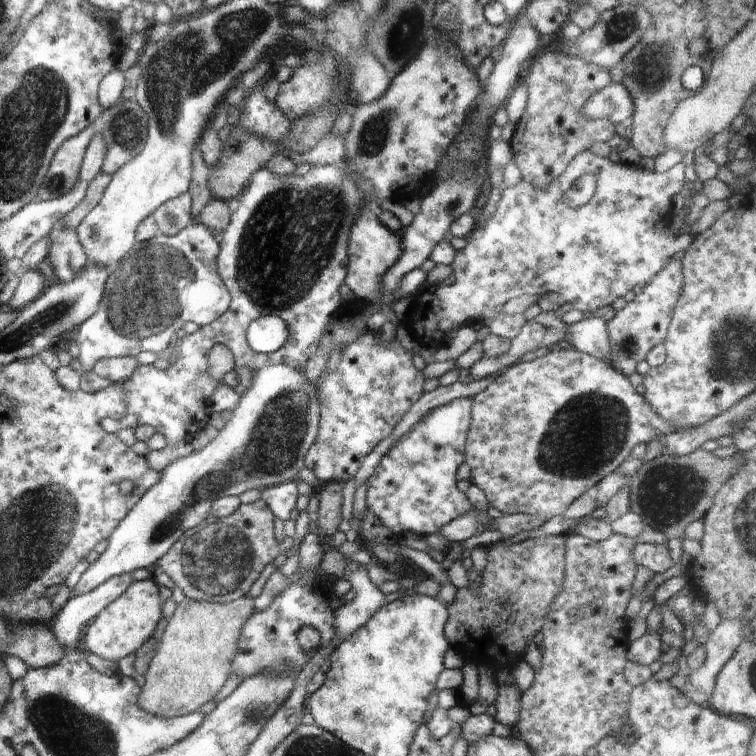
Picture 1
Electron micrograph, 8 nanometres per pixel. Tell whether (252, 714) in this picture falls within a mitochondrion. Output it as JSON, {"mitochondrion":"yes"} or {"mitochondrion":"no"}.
{"mitochondrion":"yes"}

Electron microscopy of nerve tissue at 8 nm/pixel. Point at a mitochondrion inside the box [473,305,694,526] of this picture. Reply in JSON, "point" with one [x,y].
{"point":[584,435]}

